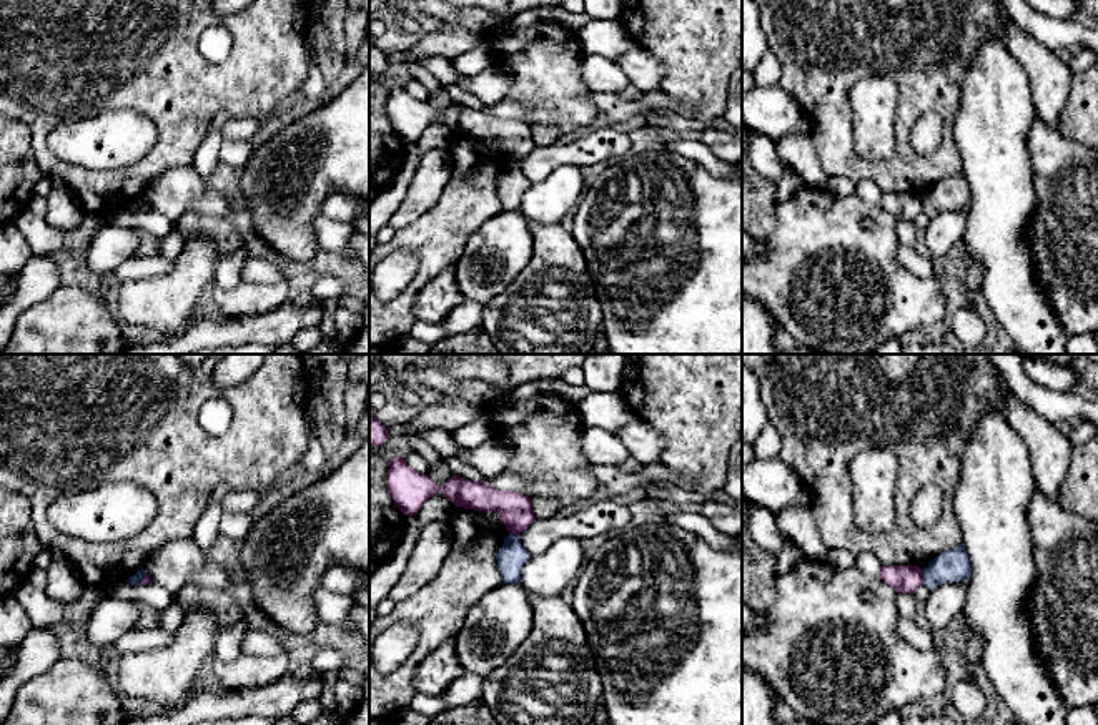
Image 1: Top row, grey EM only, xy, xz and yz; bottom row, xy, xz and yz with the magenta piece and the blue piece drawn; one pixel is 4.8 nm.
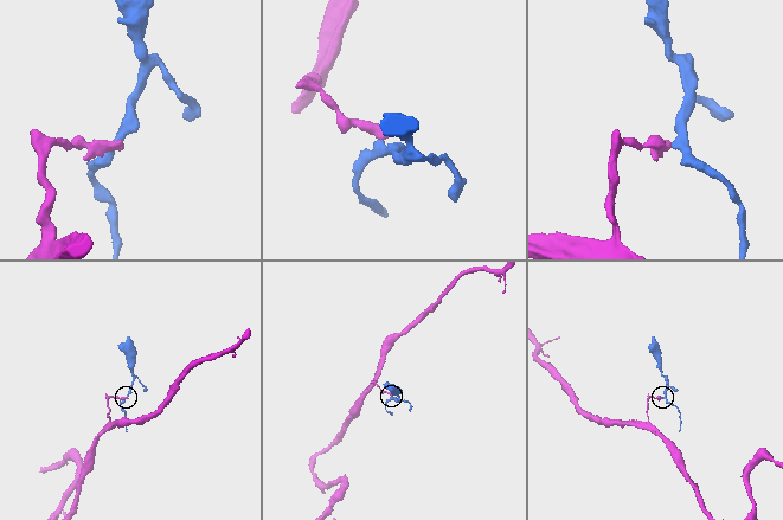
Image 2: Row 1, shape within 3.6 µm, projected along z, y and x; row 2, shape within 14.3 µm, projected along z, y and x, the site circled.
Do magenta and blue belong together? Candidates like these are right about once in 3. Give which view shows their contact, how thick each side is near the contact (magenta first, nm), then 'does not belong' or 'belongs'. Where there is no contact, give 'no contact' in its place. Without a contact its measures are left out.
contact in yz; calibres 140 and 160 nm; does not belong

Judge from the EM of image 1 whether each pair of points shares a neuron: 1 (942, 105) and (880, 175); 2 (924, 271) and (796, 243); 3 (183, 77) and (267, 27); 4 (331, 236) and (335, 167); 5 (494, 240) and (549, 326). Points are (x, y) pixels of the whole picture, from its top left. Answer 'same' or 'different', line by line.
1: same
2: different
3: same
4: different
5: different

